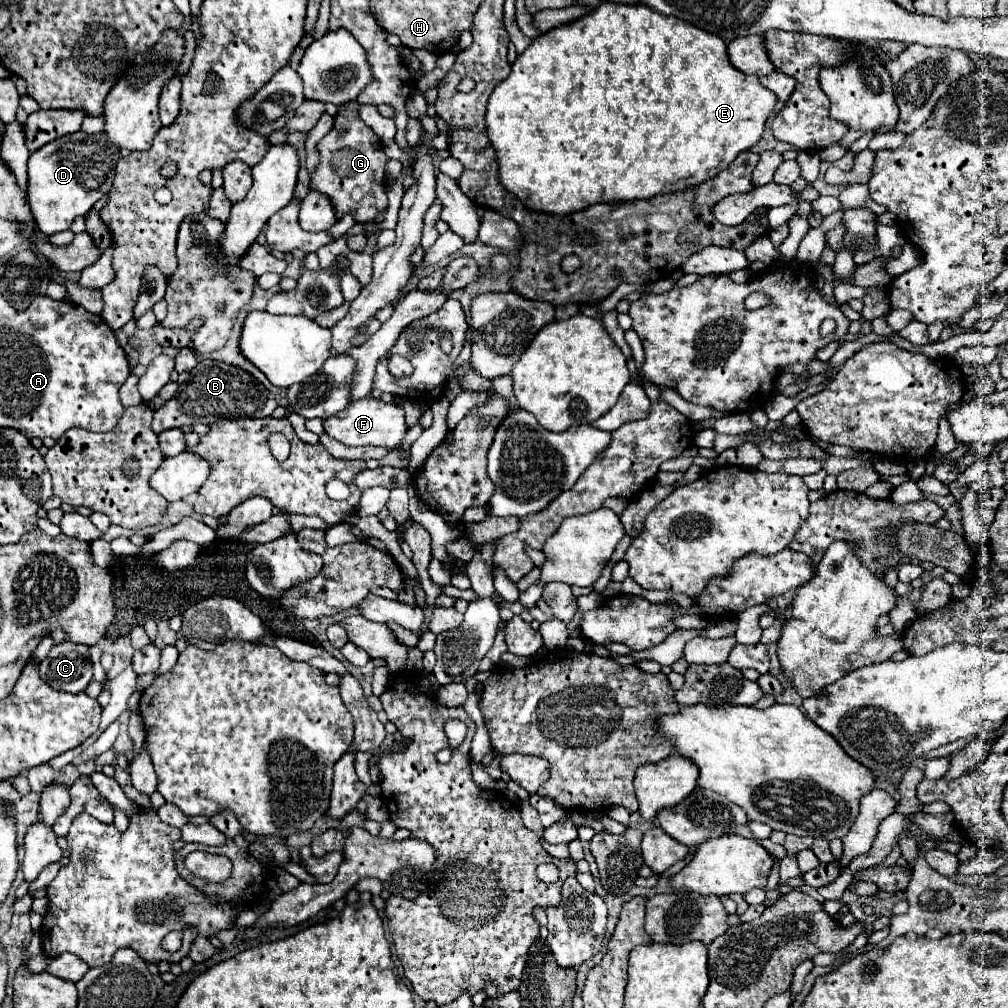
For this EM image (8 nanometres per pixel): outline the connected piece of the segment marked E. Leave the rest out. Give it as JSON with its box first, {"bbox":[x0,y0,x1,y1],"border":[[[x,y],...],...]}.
{"bbox":[485,3,777,215],"border":[[[601,3],[593,13],[577,19],[575,23],[557,27],[537,37],[513,63],[511,75],[495,87],[489,97],[485,127],[491,147],[495,149],[499,161],[499,179],[501,185],[511,191],[523,207],[529,207],[537,213],[547,215],[571,215],[583,211],[593,203],[613,203],[613,201],[633,201],[649,199],[653,195],[677,193],[695,185],[701,185],[721,173],[741,151],[755,147],[761,141],[767,119],[773,113],[777,97],[759,83],[757,75],[745,75],[731,67],[727,59],[727,45],[721,37],[711,35],[685,23],[677,17],[667,17],[645,5],[617,5]]]}

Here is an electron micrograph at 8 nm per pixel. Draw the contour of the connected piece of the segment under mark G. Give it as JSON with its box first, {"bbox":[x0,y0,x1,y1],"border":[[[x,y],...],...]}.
{"bbox":[309,101,387,223],"border":[[[357,101],[339,107],[339,115],[335,117],[333,129],[317,143],[319,167],[311,175],[309,189],[329,197],[337,219],[349,213],[353,215],[355,223],[371,223],[377,219],[379,211],[387,207],[385,193],[387,155],[383,153],[377,135],[361,121],[357,109],[359,109]]]}

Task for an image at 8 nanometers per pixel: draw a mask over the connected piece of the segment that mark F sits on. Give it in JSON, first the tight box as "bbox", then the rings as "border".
{"bbox":[323,397,407,449],"border":[[[365,397],[353,401],[345,411],[339,411],[337,415],[323,421],[325,433],[335,437],[347,447],[359,447],[359,445],[375,445],[375,447],[387,447],[387,449],[399,449],[407,425],[405,425],[405,411],[399,405],[389,405],[375,397]]]}

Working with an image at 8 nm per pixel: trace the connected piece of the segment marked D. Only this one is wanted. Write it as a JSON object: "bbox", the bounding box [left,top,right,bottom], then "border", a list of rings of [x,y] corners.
{"bbox":[29,131,119,235],"border":[[[77,131],[51,141],[29,157],[29,205],[41,233],[53,235],[71,227],[73,219],[87,215],[109,193],[119,161],[119,149],[101,131],[95,135]]]}

